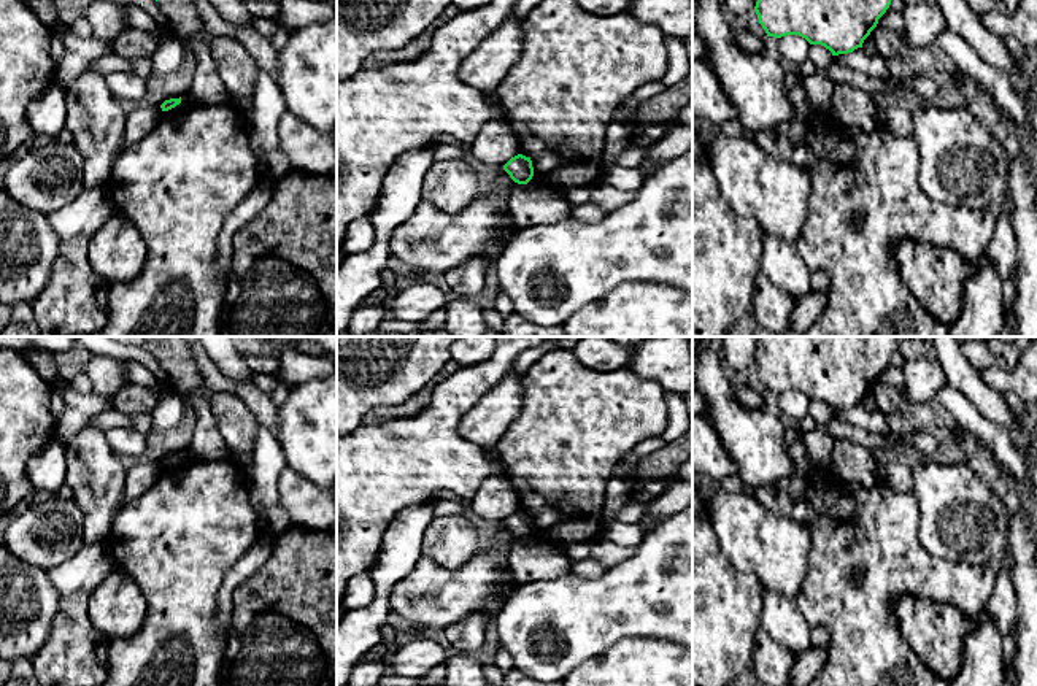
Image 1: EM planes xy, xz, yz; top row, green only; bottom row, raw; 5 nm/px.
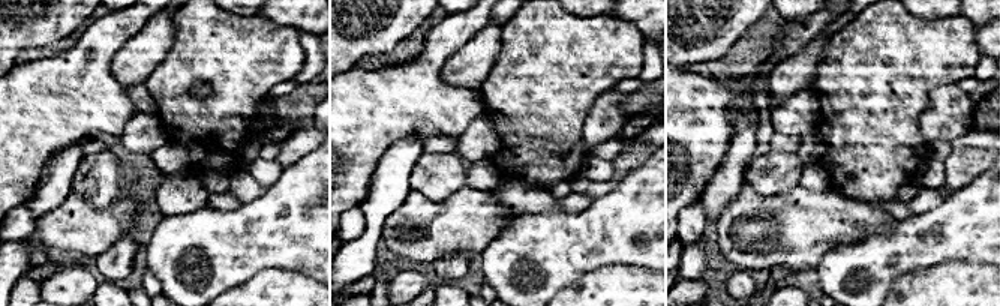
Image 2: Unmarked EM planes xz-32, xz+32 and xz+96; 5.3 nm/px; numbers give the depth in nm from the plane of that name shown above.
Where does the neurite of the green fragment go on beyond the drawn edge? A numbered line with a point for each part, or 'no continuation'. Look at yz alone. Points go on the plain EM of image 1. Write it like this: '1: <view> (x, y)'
no continuation

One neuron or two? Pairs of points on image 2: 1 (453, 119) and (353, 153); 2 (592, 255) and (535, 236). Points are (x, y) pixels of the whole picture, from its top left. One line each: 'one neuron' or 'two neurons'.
1: one neuron
2: one neuron

